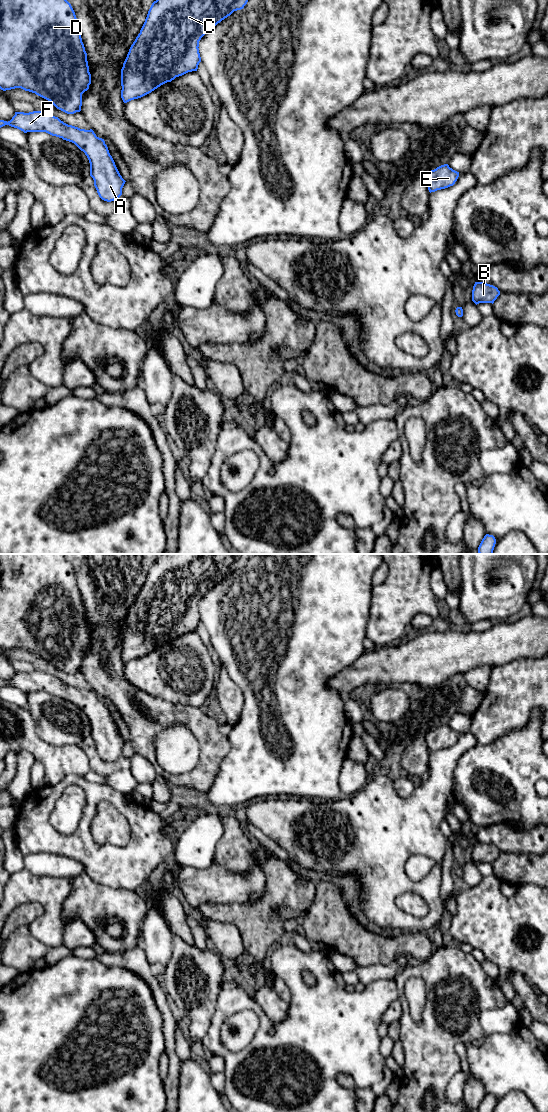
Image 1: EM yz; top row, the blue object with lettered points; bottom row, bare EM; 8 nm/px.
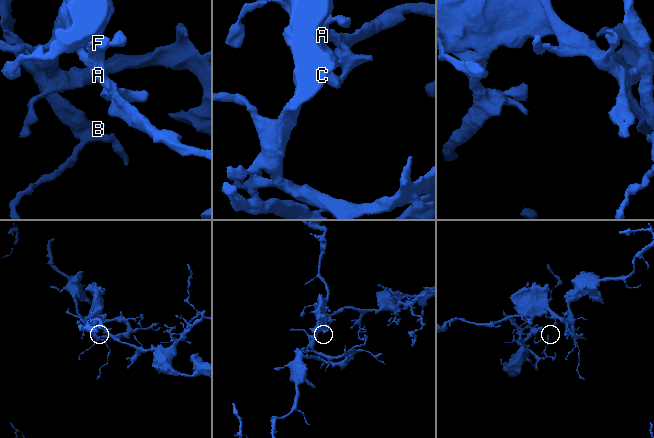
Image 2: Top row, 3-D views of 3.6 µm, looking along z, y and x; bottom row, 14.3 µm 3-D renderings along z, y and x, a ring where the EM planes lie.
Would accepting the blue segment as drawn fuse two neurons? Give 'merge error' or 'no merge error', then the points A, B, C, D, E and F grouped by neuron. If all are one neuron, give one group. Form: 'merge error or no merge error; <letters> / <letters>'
no merge error; A B C D E F

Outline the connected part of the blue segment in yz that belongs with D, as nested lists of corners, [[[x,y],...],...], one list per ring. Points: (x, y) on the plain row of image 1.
[[[0,554],[0,649],[6,651],[21,648],[50,661],[57,669],[67,674],[74,674],[81,671],[82,654],[89,649],[90,644],[91,634],[87,613],[82,602],[77,578],[64,554]]]

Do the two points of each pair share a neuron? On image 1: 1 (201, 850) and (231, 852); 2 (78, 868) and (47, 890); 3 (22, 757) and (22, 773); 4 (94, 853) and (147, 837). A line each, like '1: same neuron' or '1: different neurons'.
1: different neurons
2: different neurons
3: same neuron
4: same neuron

